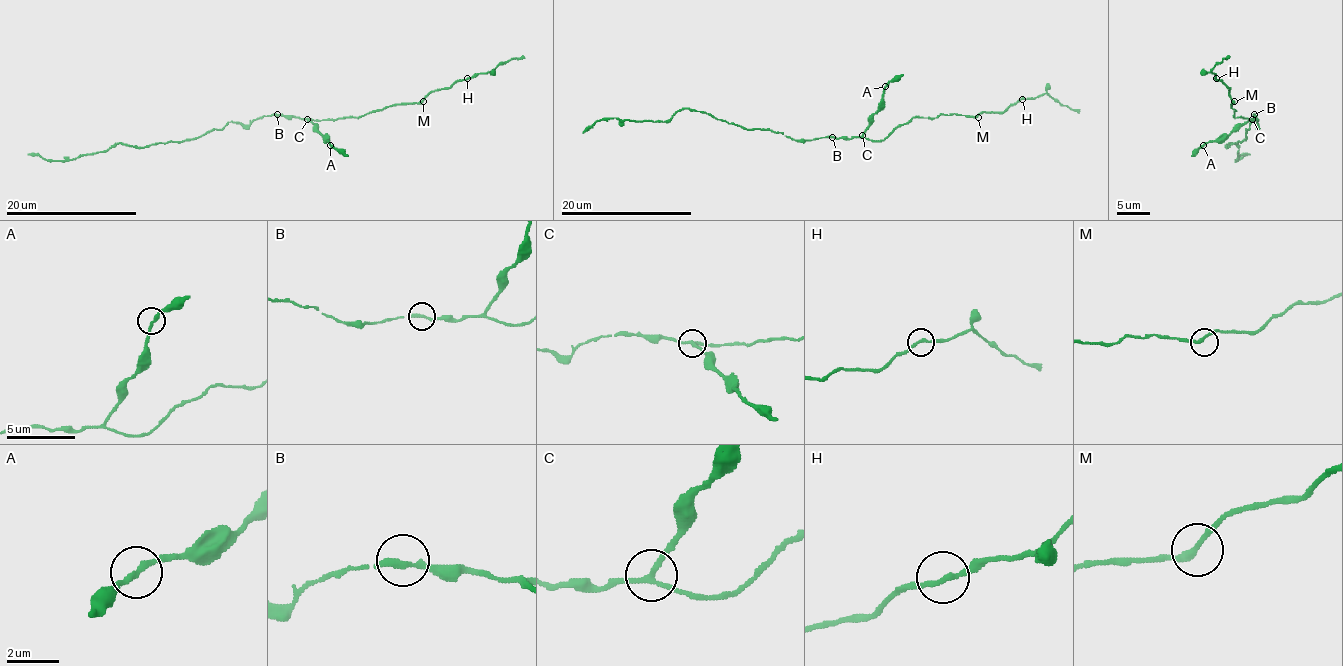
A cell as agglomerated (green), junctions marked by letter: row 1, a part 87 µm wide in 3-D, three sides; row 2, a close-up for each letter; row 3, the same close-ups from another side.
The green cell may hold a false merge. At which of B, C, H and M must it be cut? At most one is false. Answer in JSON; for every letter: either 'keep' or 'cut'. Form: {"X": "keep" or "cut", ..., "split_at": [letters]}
{"B": "keep", "C": "cut", "H": "keep", "M": "keep", "split_at": ["C"]}

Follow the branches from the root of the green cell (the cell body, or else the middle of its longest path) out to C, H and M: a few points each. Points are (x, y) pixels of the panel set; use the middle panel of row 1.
C: (832, 137), (850, 138), (862, 135)
H: (832, 137), (883, 140), (896, 127), (907, 124), (914, 117), (1002, 112), (1022, 99)
M: (832, 137), (883, 140), (896, 127), (907, 124), (914, 117), (937, 117), (942, 114), (978, 117)

